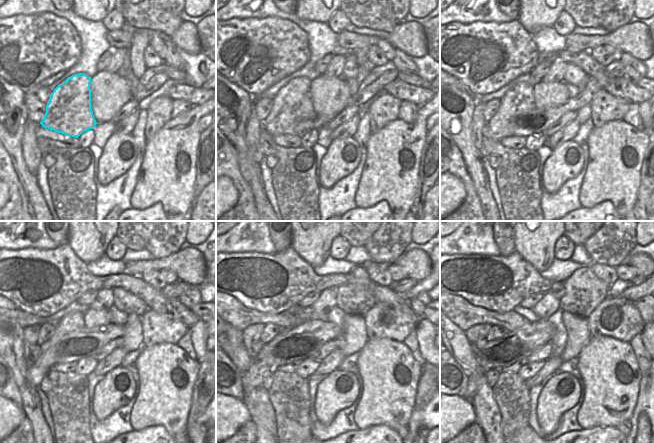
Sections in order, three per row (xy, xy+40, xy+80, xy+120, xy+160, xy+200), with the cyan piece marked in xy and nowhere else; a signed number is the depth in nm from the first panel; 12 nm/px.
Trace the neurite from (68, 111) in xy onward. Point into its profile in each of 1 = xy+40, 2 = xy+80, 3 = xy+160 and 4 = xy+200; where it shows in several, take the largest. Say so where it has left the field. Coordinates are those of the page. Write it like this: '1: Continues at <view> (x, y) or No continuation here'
1: Continues at xy+40 (292, 102)
2: Continues at xy+80 (519, 100)
3: Continues at xy+160 (252, 378)
4: Continues at xy+200 (475, 379).

